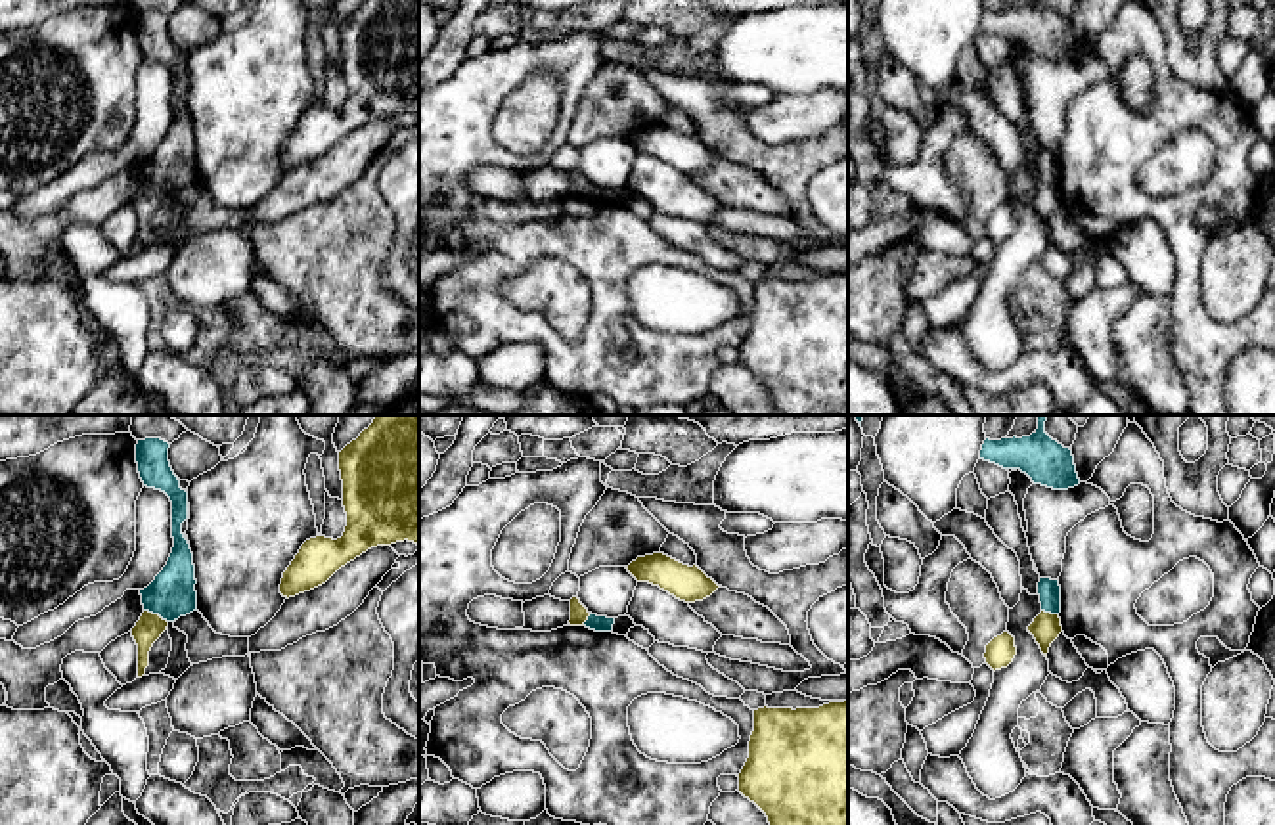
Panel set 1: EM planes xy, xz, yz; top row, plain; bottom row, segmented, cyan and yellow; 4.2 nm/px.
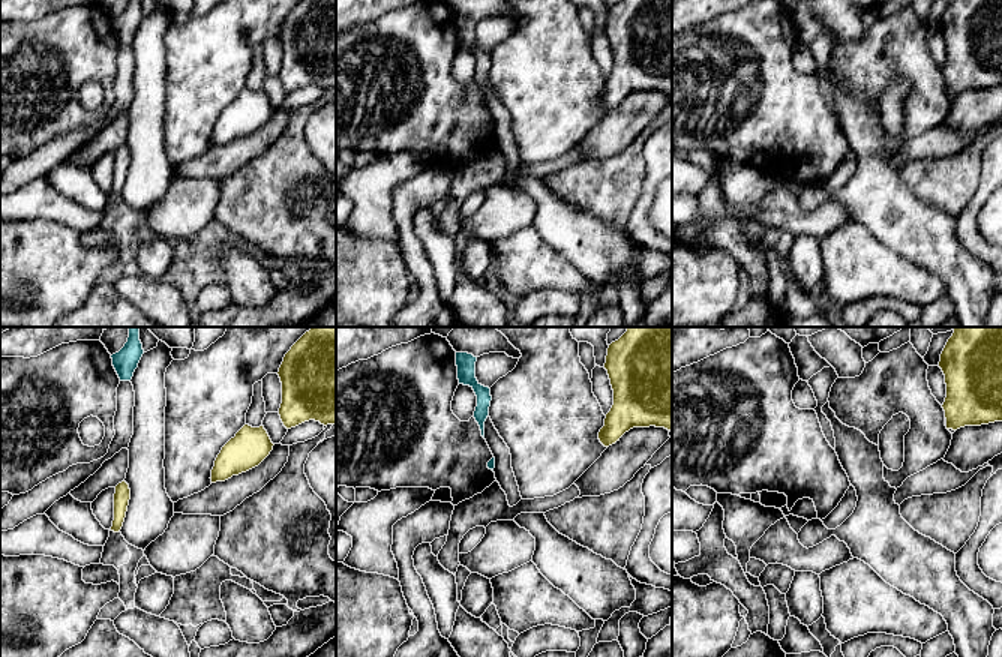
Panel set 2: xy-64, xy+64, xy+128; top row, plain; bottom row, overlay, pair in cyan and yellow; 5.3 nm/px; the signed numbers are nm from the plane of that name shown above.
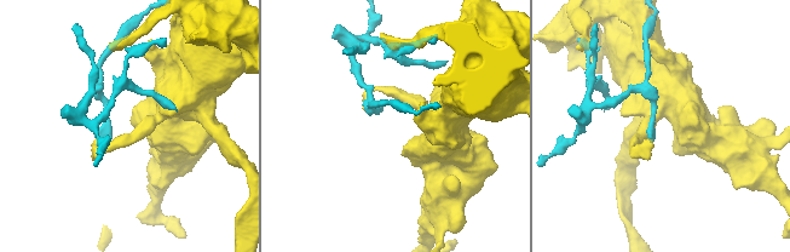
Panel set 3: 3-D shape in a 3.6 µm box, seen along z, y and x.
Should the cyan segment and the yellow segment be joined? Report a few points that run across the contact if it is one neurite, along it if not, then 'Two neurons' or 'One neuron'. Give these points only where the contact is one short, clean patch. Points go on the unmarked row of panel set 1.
Line: xy (173, 165), (156, 184), (150, 198). One neuron

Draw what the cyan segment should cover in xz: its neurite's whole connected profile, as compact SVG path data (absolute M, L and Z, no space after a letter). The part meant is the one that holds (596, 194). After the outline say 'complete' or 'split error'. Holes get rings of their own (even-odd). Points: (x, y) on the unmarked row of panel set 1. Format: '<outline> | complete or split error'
M578 168L570 170L570 197L586 197L595 203L611 203L615 190L592 186Z | split error

